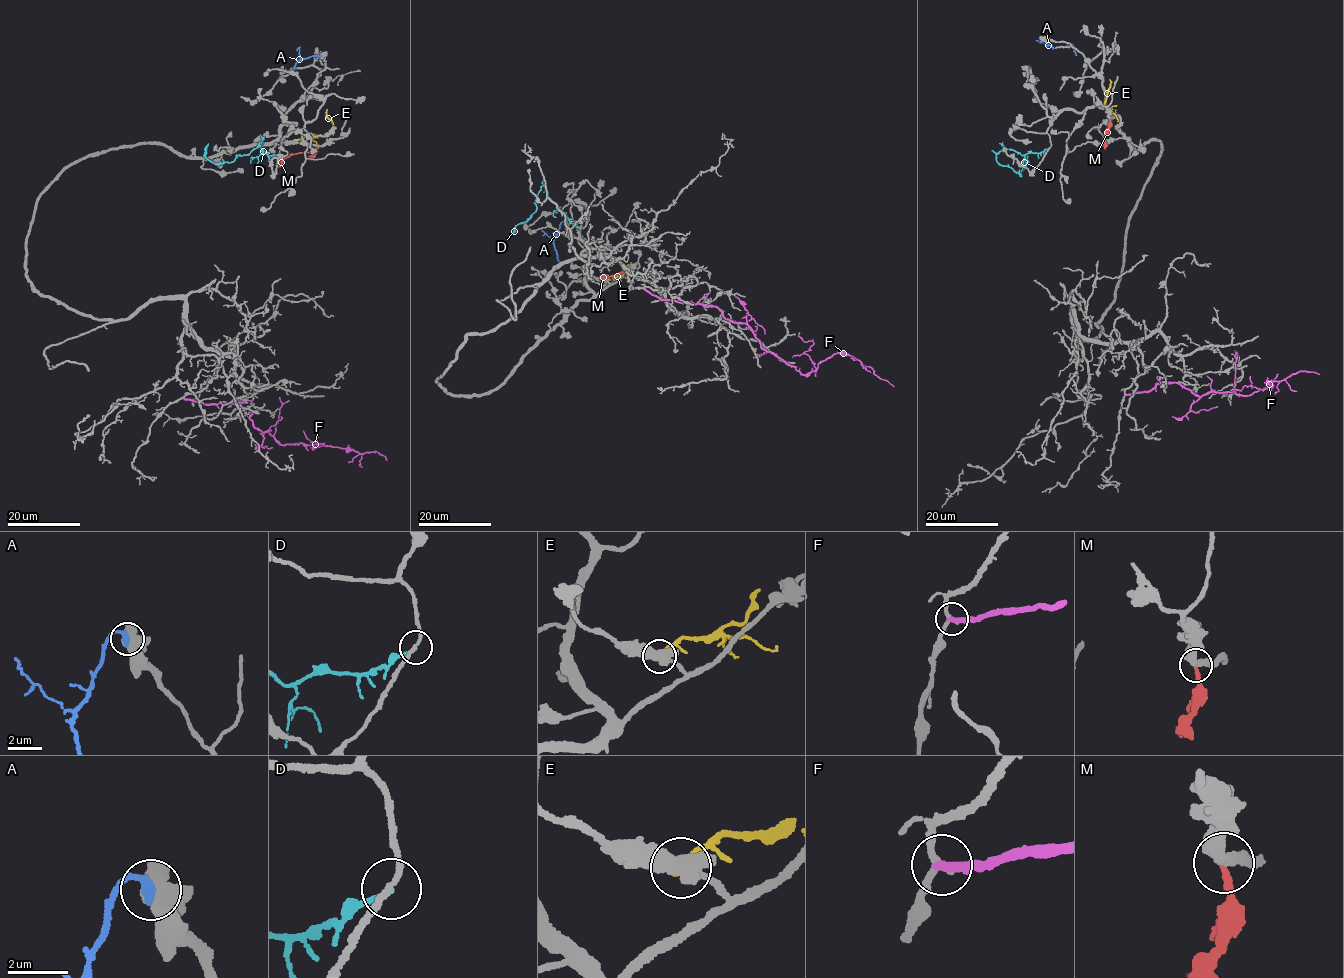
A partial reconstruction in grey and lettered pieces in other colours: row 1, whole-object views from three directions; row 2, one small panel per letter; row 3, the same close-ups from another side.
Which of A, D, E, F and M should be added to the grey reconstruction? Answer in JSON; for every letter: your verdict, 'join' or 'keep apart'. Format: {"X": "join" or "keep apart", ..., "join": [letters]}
{"A": "keep apart", "D": "keep apart", "E": "keep apart", "F": "keep apart", "M": "keep apart", "join": []}

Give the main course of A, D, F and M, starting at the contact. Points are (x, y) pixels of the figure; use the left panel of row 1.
A: (321, 55), (298, 60), (293, 71)
D: (277, 154), (263, 154), (262, 143), (231, 162), (214, 163), (206, 158), (209, 143)
F: (183, 398), (249, 408), (255, 427), (268, 430), (279, 443), (338, 446), (363, 454), (378, 451), (386, 460)
M: (319, 146), (313, 151), (290, 153), (277, 167)

